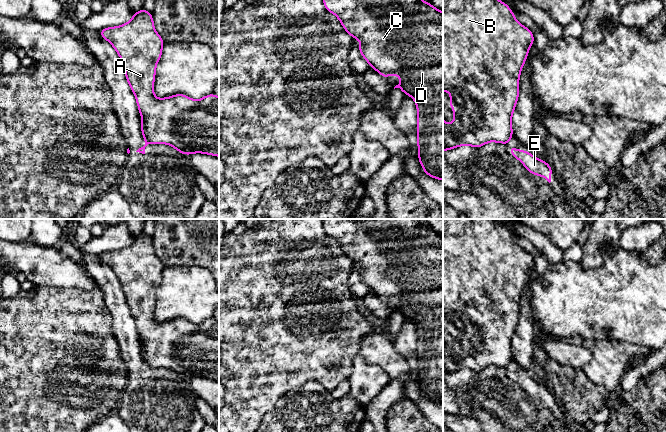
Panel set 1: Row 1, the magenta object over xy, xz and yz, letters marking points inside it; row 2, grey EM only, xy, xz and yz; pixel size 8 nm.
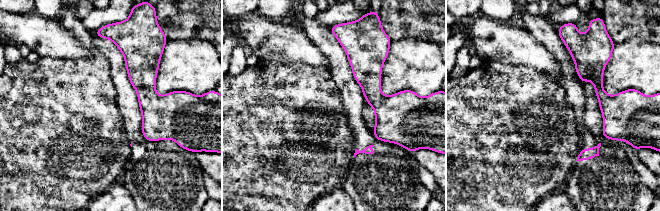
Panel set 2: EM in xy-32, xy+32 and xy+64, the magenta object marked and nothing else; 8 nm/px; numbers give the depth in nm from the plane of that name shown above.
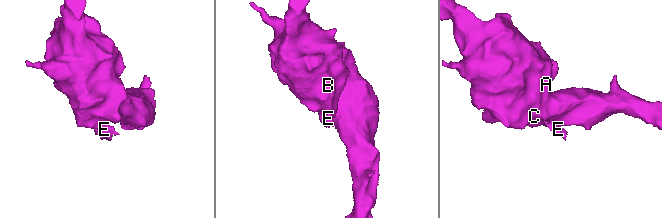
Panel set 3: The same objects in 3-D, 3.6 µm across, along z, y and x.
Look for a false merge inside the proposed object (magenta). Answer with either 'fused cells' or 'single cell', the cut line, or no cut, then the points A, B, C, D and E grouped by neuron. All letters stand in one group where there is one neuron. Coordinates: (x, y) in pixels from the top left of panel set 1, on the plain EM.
fused cells; cut xy (144, 362), (149, 366); groups A B C D / E

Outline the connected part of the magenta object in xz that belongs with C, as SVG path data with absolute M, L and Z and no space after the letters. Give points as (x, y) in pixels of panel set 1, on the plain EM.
M322 219L324 232L338 241L344 254L361 268L359 276L362 281L376 294L382 301L387 302L390 299L398 299L401 305L394 311L400 312L404 319L413 322L417 332L417 369L418 383L423 395L430 401L437 404L443 404L443 236L435 232L429 226L422 225L420 219Z

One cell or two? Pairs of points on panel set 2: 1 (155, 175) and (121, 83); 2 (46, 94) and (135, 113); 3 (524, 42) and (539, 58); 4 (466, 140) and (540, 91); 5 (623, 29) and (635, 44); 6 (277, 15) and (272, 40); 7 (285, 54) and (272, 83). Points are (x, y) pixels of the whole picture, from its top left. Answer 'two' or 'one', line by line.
1: one
2: two
3: one
4: one
5: two
6: two
7: two

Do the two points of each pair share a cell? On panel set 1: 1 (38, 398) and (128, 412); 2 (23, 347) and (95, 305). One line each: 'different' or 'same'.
1: different
2: same

